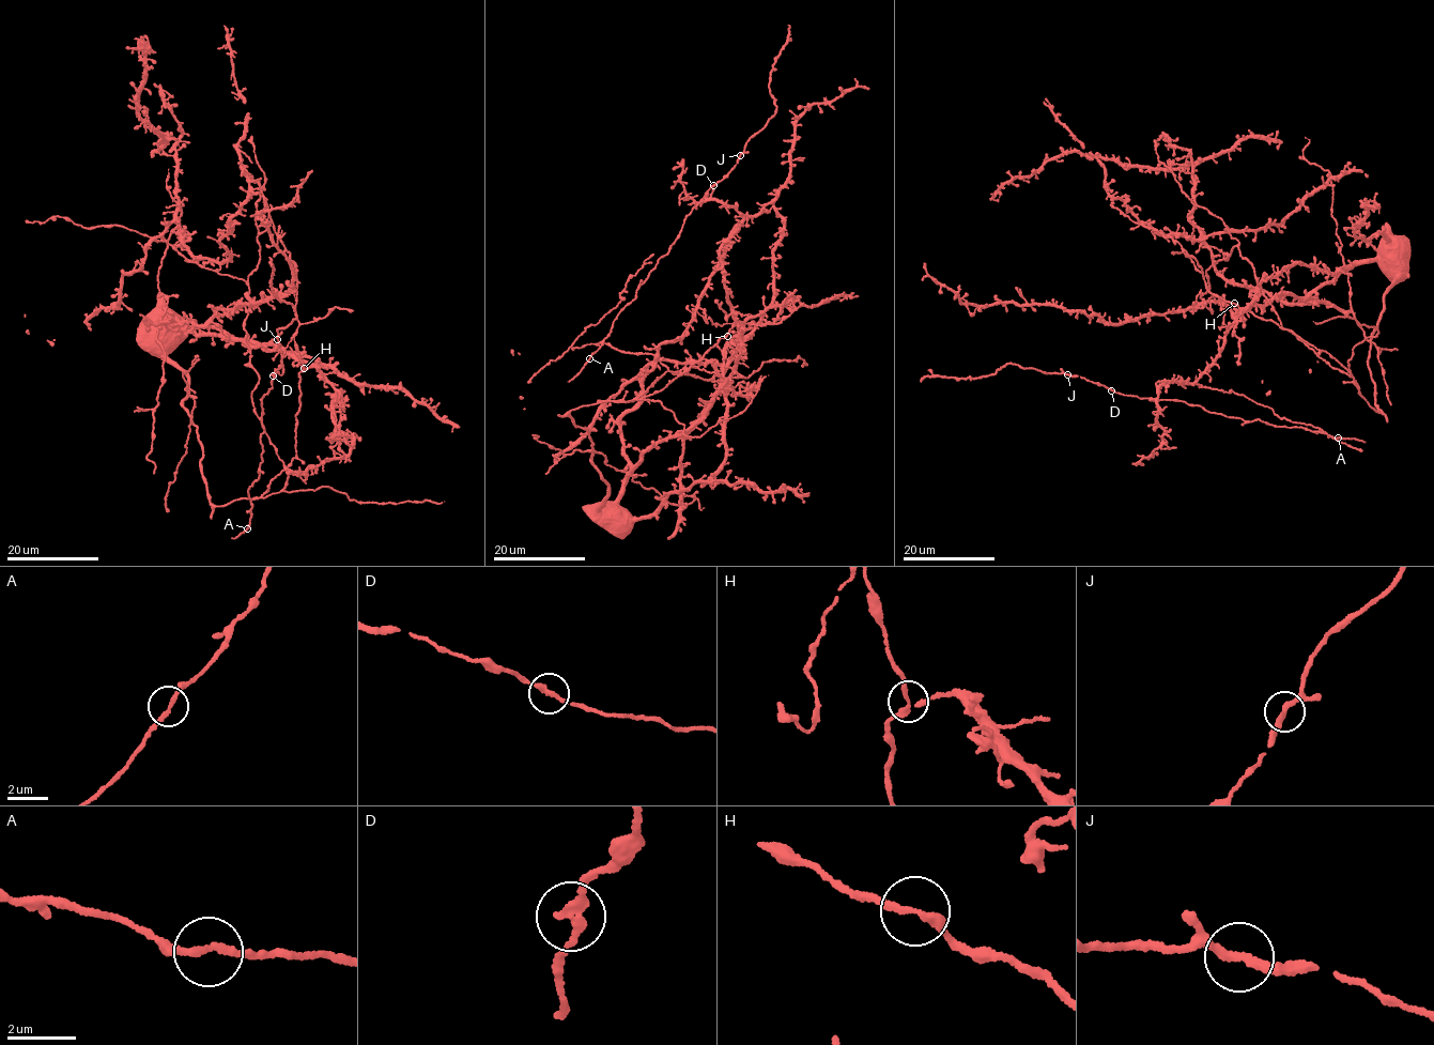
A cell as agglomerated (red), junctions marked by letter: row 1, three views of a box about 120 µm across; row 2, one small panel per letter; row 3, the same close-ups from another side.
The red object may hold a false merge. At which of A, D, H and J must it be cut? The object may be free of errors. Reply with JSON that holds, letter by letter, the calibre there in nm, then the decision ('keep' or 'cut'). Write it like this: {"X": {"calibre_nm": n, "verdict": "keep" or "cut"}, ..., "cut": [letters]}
{"A": {"calibre_nm": 200, "verdict": "keep"}, "D": {"calibre_nm": 240, "verdict": "keep"}, "H": {"calibre_nm": 240, "verdict": "keep"}, "J": {"calibre_nm": 240, "verdict": "keep"}, "cut": []}

